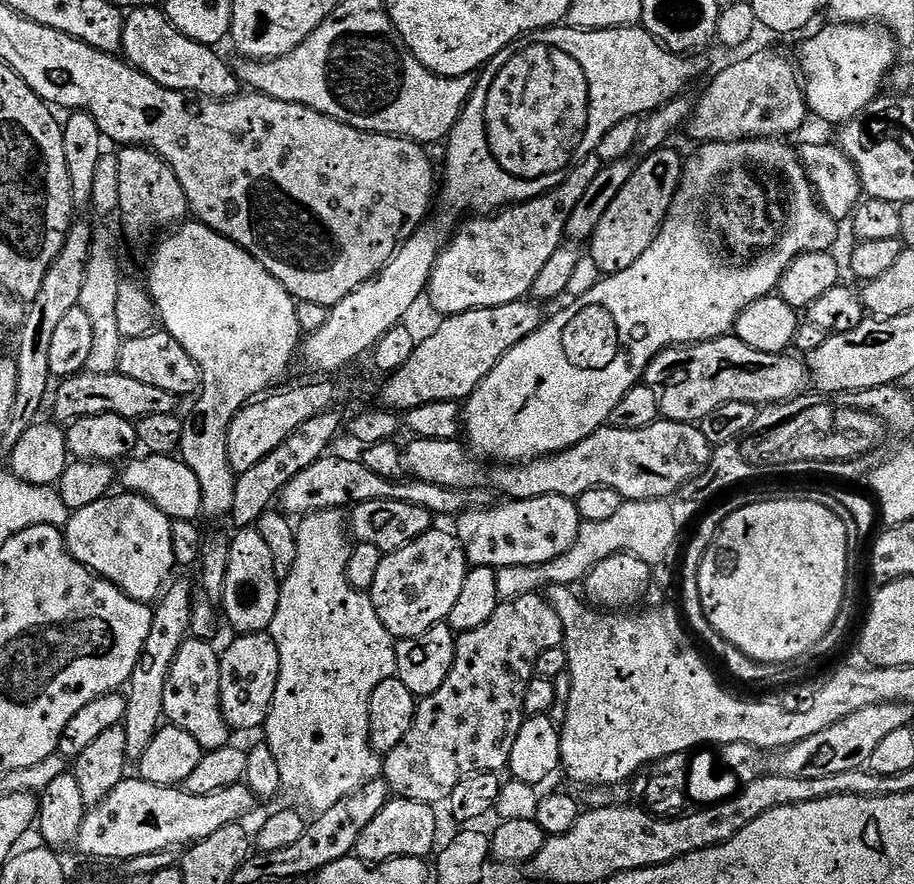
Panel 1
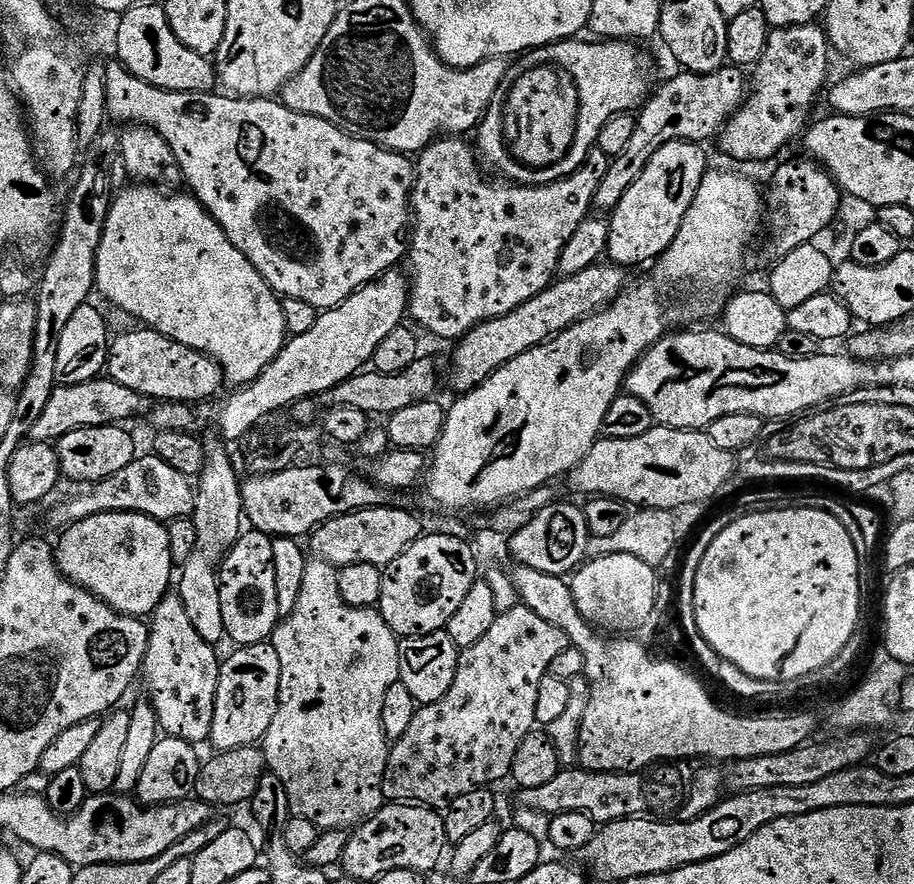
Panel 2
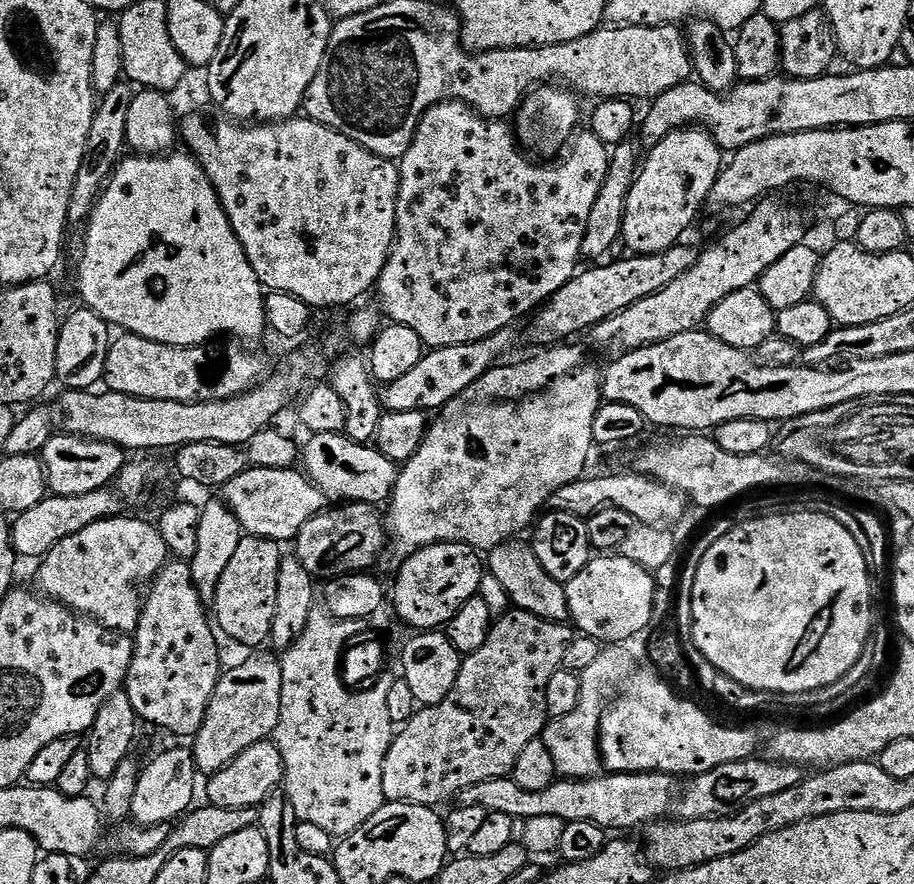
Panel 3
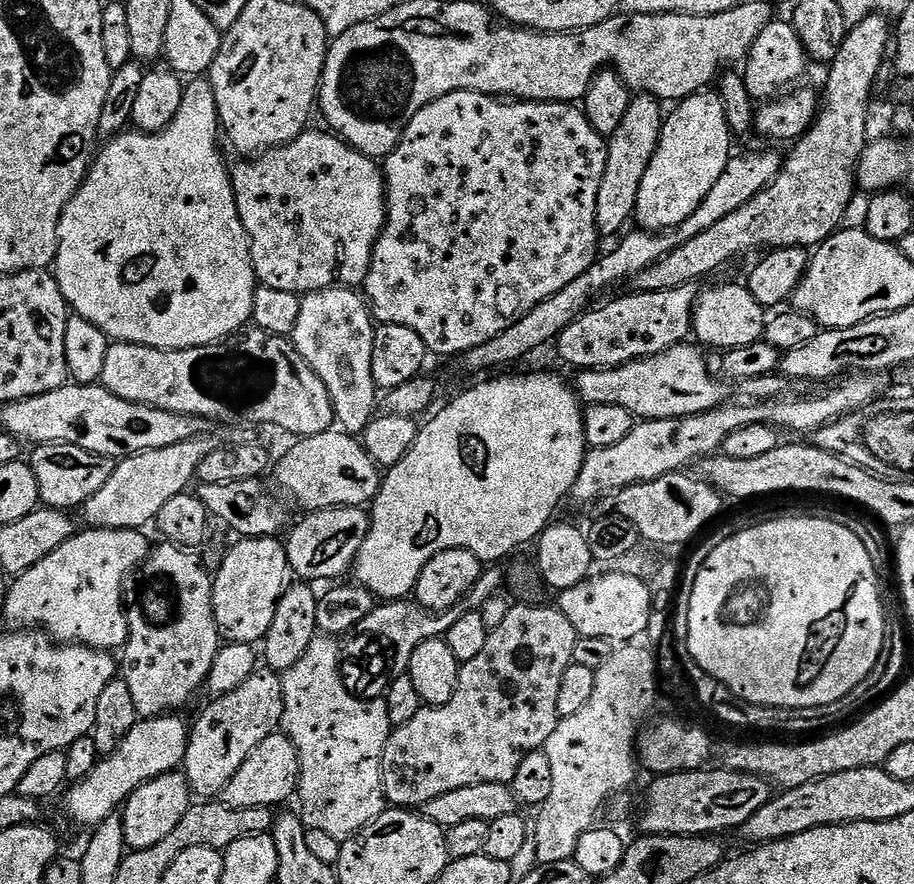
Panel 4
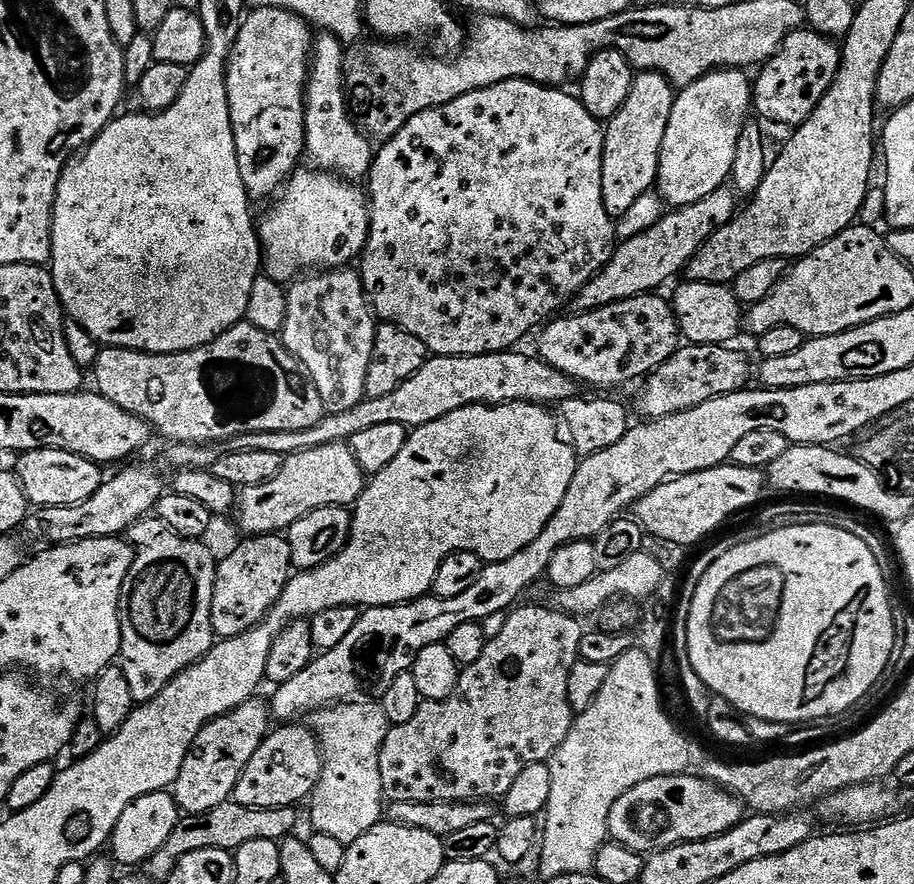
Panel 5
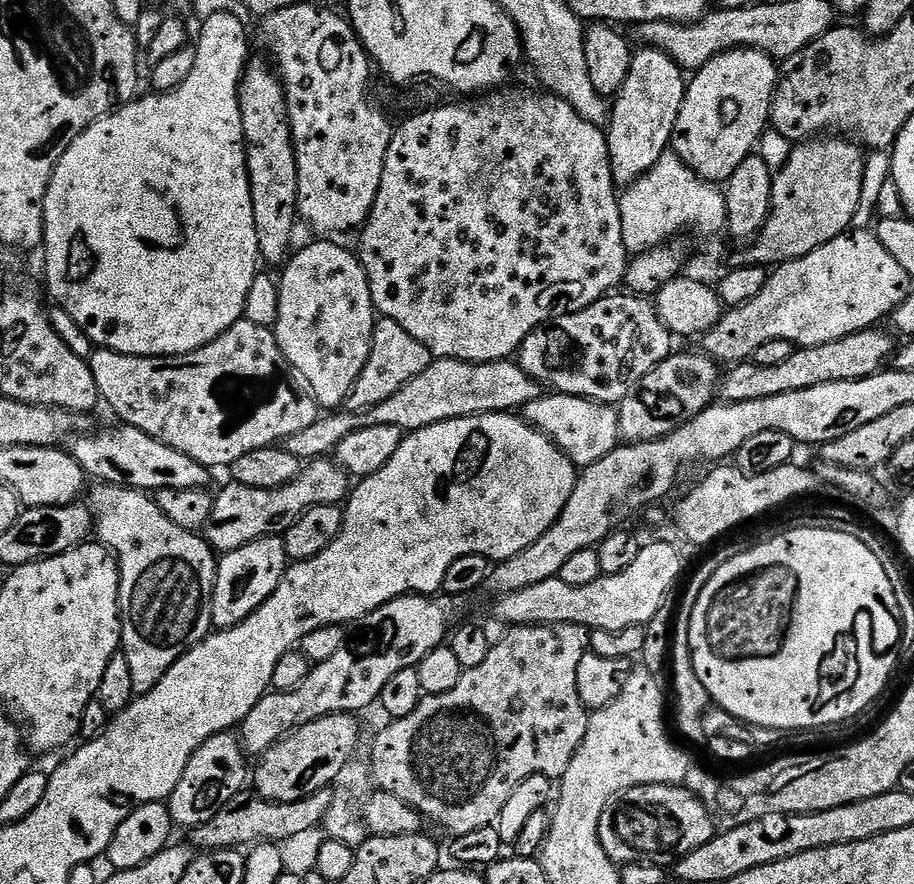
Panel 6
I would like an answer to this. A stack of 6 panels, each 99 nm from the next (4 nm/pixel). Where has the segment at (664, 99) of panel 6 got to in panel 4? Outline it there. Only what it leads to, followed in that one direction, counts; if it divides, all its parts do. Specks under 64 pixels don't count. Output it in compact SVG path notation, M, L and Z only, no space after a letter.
M633 95L626 116L622 118L622 124L614 130L614 134L607 141L606 170L602 174L602 186L598 186L596 207L596 230L601 237L612 236L620 231L623 233L629 227L628 220L630 224L633 219L638 202L638 190L642 186L642 178L646 178L650 158L654 158L654 150L660 141L660 130L666 119L665 113L660 113L660 108L661 101L655 96Z

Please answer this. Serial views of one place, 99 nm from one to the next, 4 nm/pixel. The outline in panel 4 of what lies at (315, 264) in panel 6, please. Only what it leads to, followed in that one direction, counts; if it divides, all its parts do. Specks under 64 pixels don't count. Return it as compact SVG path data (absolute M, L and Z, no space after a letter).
M333 286L317 292L307 293L301 299L298 320L290 337L295 355L301 356L307 364L322 378L322 386L332 399L332 409L336 415L335 423L349 434L363 433L378 410L378 389L372 378L372 355L374 354L374 334L377 325L366 303L365 297L352 286Z

